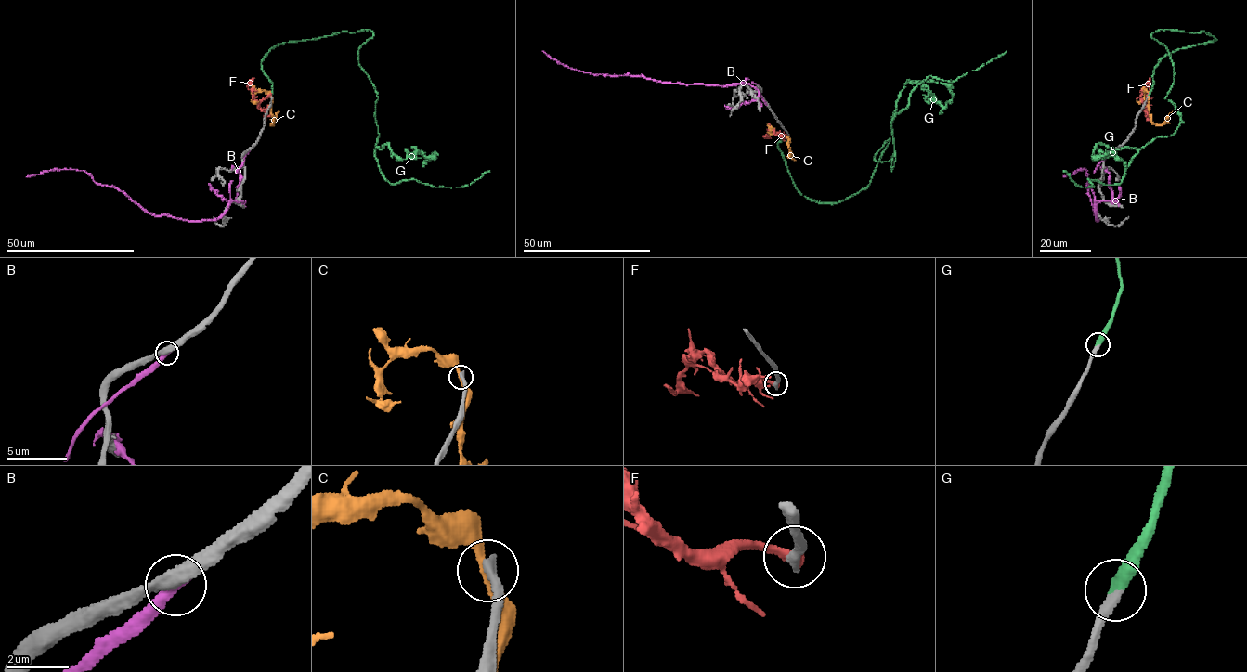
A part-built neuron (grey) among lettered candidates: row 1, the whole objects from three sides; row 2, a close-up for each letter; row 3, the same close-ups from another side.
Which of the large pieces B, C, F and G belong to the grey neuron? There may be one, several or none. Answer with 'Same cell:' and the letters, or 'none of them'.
Same cell: G

